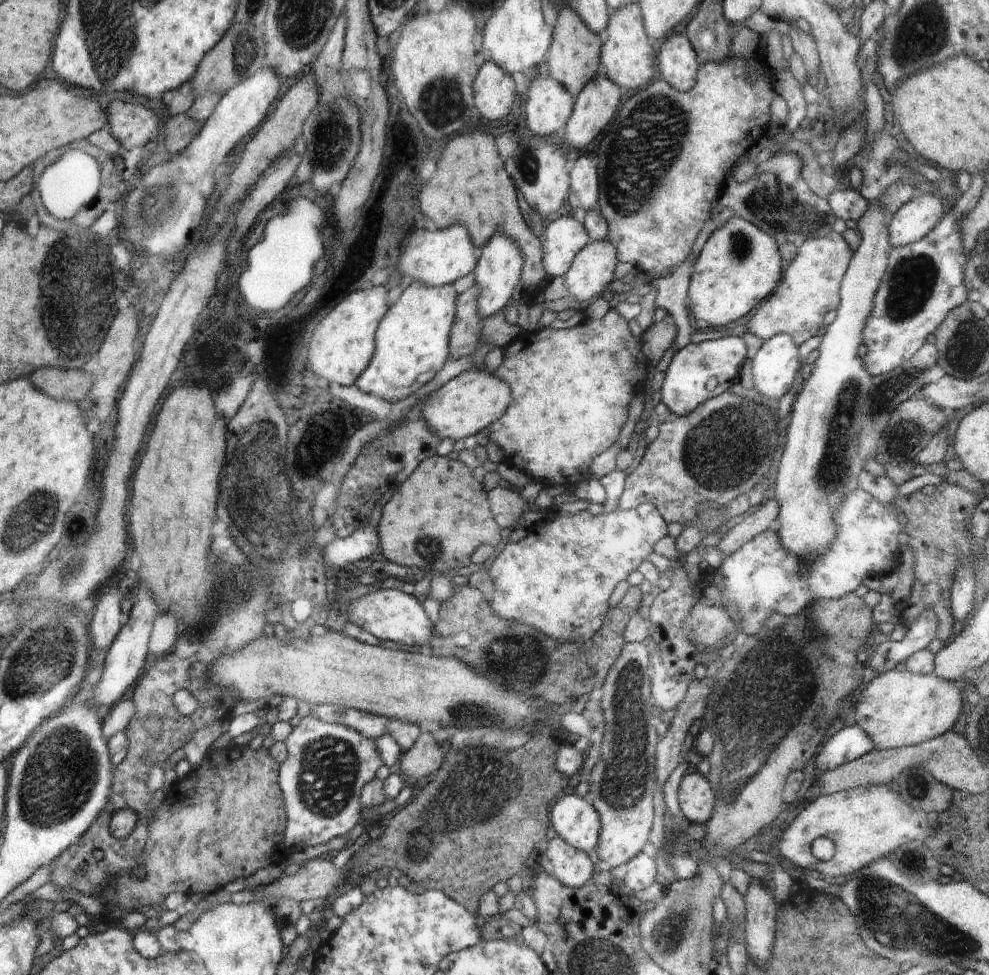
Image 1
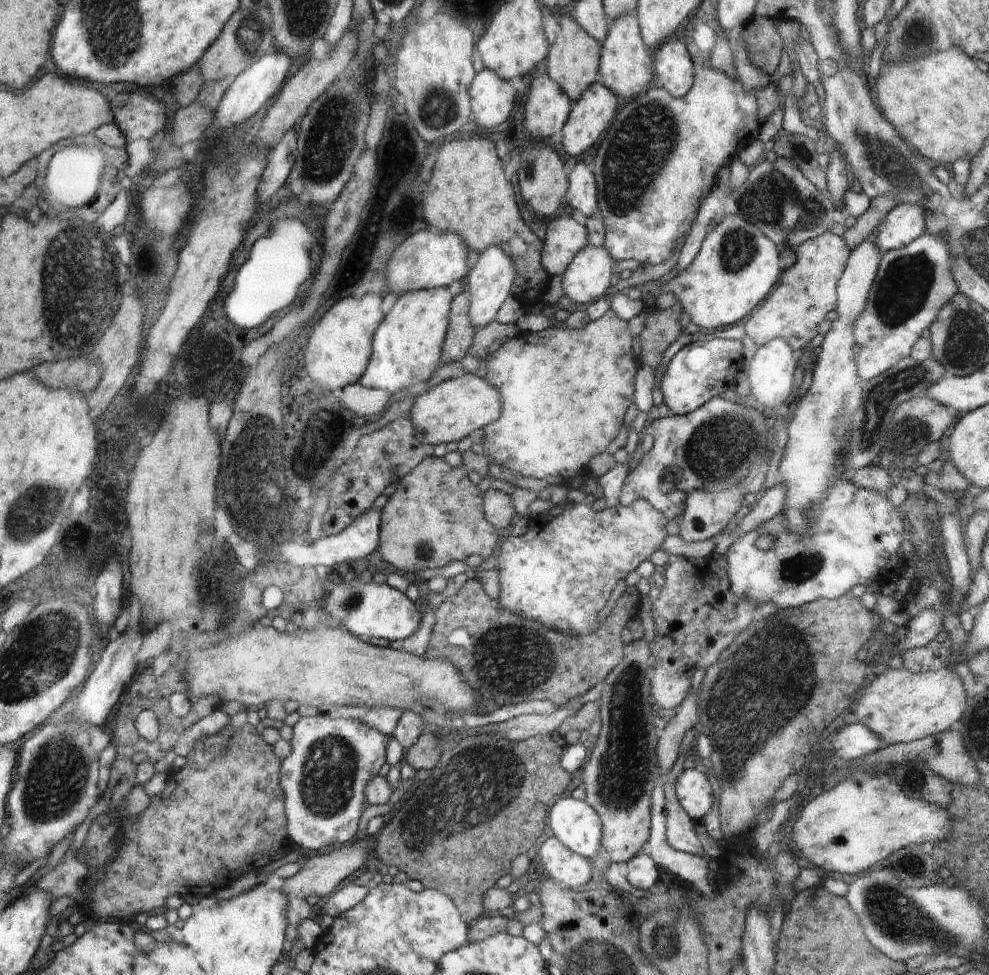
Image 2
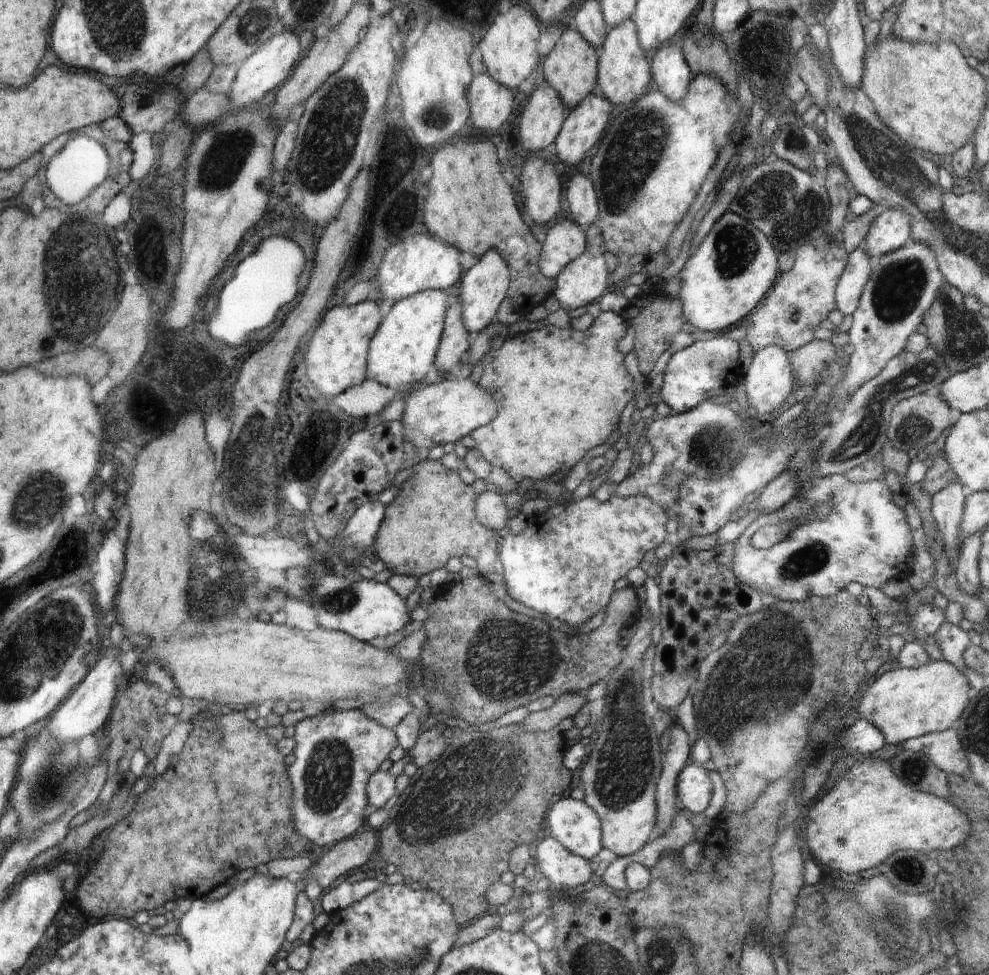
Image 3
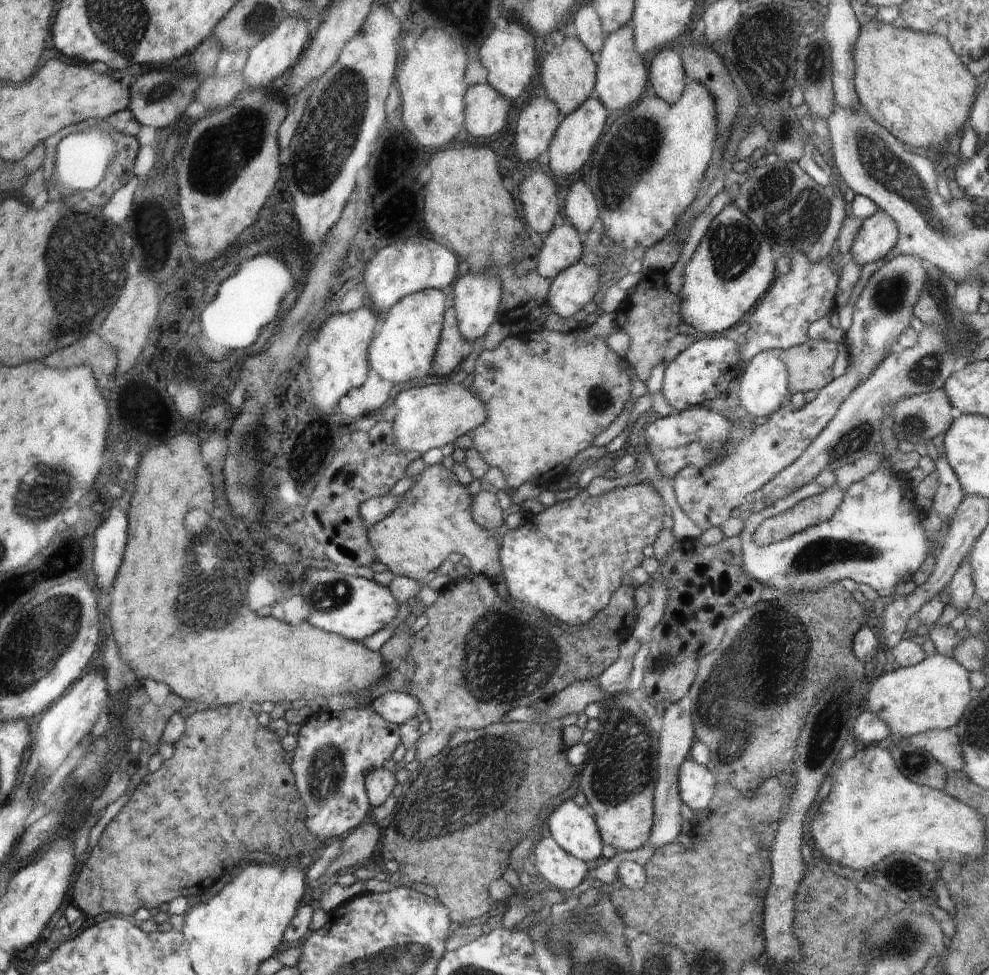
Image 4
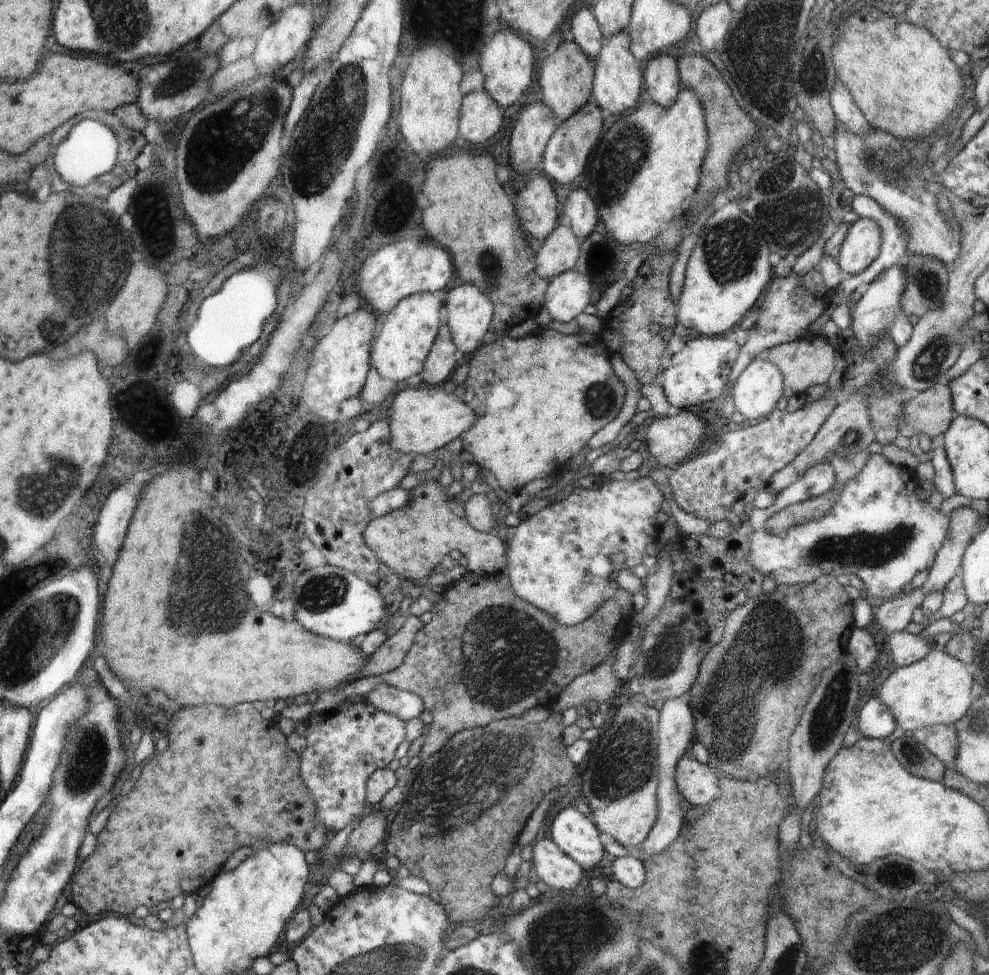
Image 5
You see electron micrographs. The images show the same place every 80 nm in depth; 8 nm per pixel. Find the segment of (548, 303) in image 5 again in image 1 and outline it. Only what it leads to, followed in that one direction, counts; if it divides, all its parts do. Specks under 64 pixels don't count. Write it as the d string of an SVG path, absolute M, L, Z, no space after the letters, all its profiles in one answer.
M607 239L602 241L590 242L572 262L571 269L565 275L568 293L571 295L573 302L580 306L583 302L600 296L606 286L612 282L616 270L616 247Z

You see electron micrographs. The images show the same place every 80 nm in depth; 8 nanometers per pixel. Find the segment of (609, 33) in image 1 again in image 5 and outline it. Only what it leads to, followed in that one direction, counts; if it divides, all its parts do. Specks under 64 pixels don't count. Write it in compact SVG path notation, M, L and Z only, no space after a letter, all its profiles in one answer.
M620 30L603 43L602 52L596 61L595 88L593 90L594 102L602 107L608 114L620 114L624 110L634 108L642 94L642 72L640 62L632 54L631 35L627 30Z

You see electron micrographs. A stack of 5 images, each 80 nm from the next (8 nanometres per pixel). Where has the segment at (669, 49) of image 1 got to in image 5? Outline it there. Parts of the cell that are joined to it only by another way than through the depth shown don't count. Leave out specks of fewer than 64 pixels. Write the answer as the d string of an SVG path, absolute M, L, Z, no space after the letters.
M674 53L656 55L656 58L646 63L645 69L648 91L646 97L657 102L661 107L674 105L678 90L682 90Z

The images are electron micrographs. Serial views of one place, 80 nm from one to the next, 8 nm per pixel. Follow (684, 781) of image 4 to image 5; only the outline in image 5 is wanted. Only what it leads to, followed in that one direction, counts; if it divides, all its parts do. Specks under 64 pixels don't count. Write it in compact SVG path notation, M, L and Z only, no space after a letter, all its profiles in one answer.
M689 753L678 761L675 781L678 792L694 808L705 807L724 783L709 765L700 763Z

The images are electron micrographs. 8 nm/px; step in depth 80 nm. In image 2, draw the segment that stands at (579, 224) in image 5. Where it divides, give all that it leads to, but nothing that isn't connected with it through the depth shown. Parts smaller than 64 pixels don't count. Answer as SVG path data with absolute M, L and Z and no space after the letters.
M578 162L570 174L572 174L571 189L568 190L568 203L566 204L568 210L579 210L587 218L595 216L599 209L594 174L584 162Z

